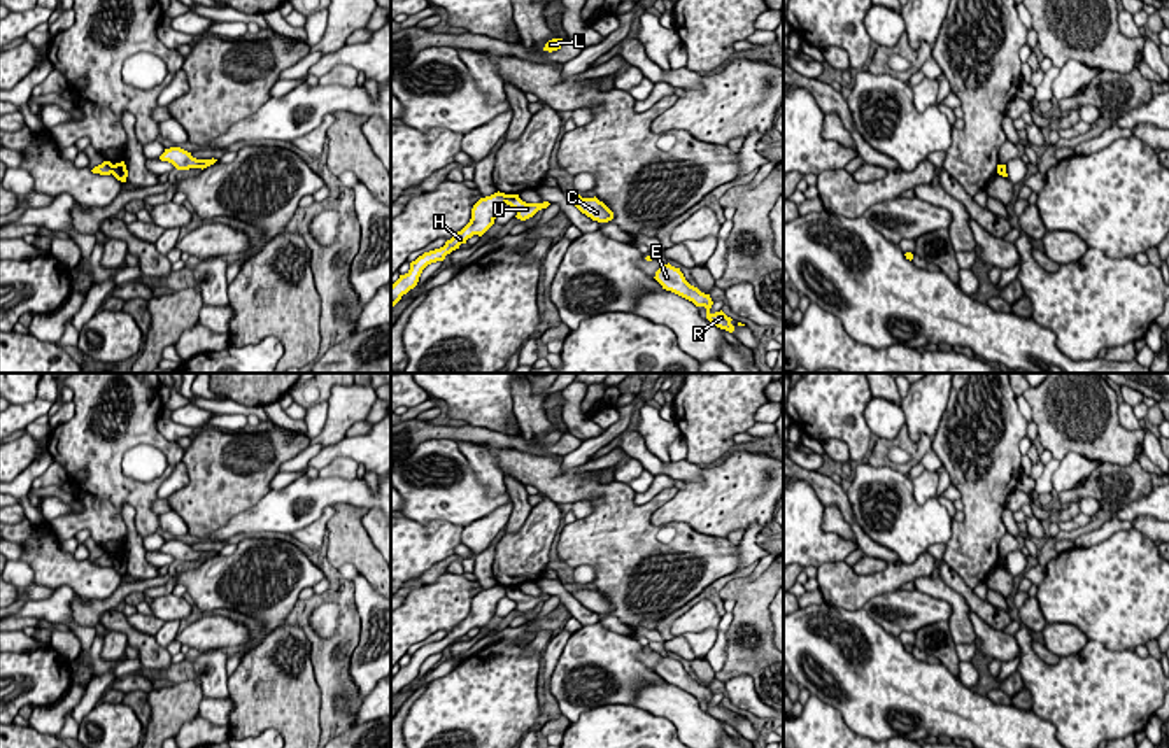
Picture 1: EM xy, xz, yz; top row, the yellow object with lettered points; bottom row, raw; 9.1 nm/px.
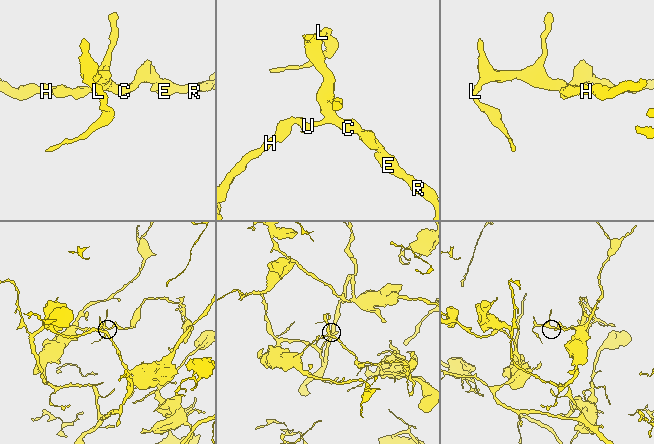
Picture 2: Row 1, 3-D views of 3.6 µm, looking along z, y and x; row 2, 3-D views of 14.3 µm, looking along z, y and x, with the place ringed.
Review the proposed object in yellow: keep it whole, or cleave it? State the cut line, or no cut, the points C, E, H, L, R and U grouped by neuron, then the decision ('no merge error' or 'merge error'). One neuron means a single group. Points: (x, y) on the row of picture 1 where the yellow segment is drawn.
xy (114, 165), (111, 172) | C E L R U / H | merge error

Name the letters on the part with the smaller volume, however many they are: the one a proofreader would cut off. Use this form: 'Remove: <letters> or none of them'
Remove: C, E, L, R, U

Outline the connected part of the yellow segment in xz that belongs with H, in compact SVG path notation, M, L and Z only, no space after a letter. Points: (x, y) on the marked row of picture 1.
M494 193L491 196L480 198L471 208L470 222L457 231L443 247L424 252L415 261L410 263L410 270L391 286L391 308L414 289L419 282L422 270L436 261L443 261L447 254L459 249L461 243L466 243L473 235L482 236L496 219L498 210L507 203L505 193Z

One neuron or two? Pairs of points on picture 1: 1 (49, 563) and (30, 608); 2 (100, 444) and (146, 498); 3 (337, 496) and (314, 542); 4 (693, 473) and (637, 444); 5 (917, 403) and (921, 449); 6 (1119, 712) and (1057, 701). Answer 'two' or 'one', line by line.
1: two
2: one
3: two
4: one
5: two
6: one

